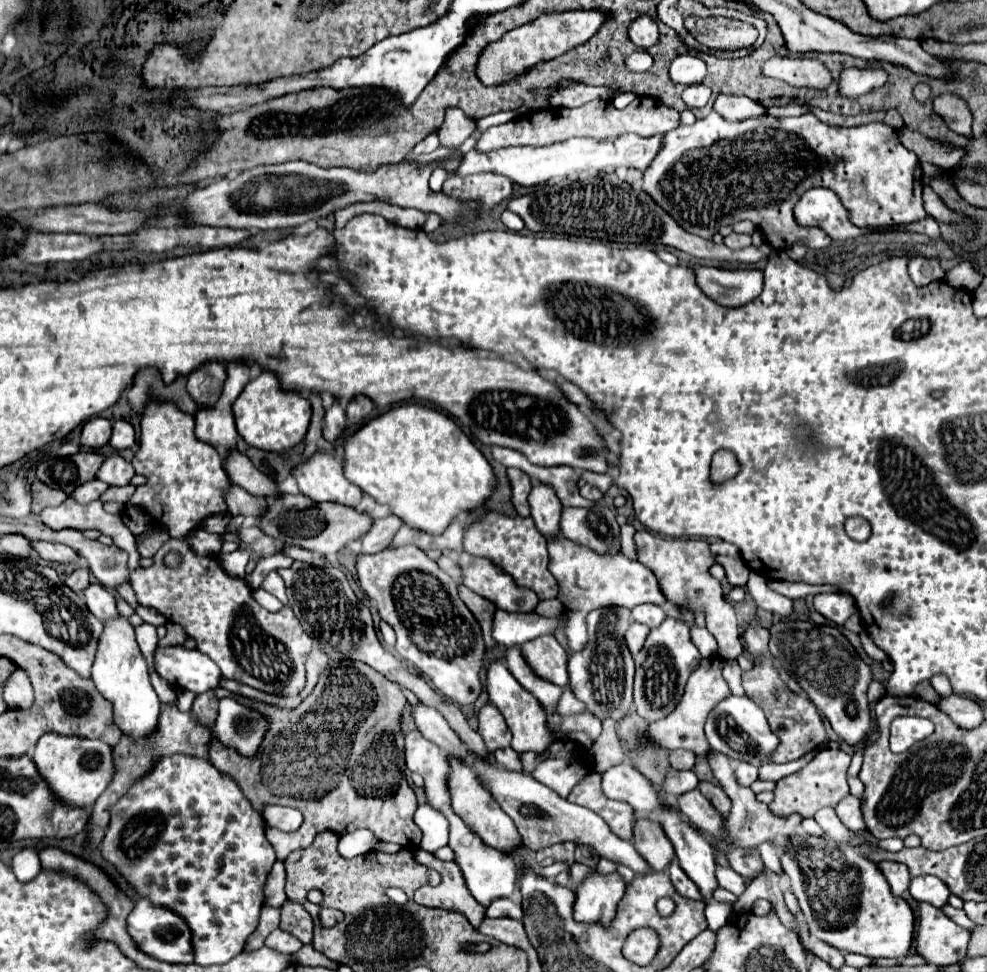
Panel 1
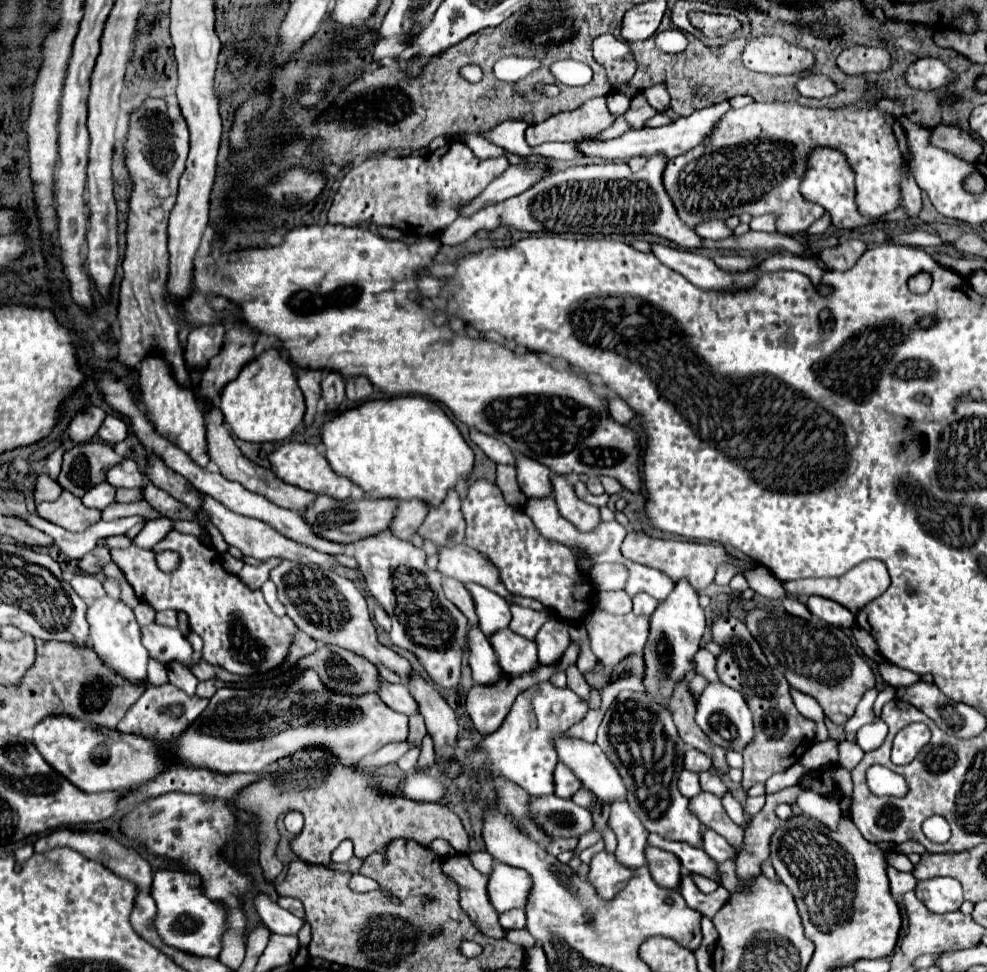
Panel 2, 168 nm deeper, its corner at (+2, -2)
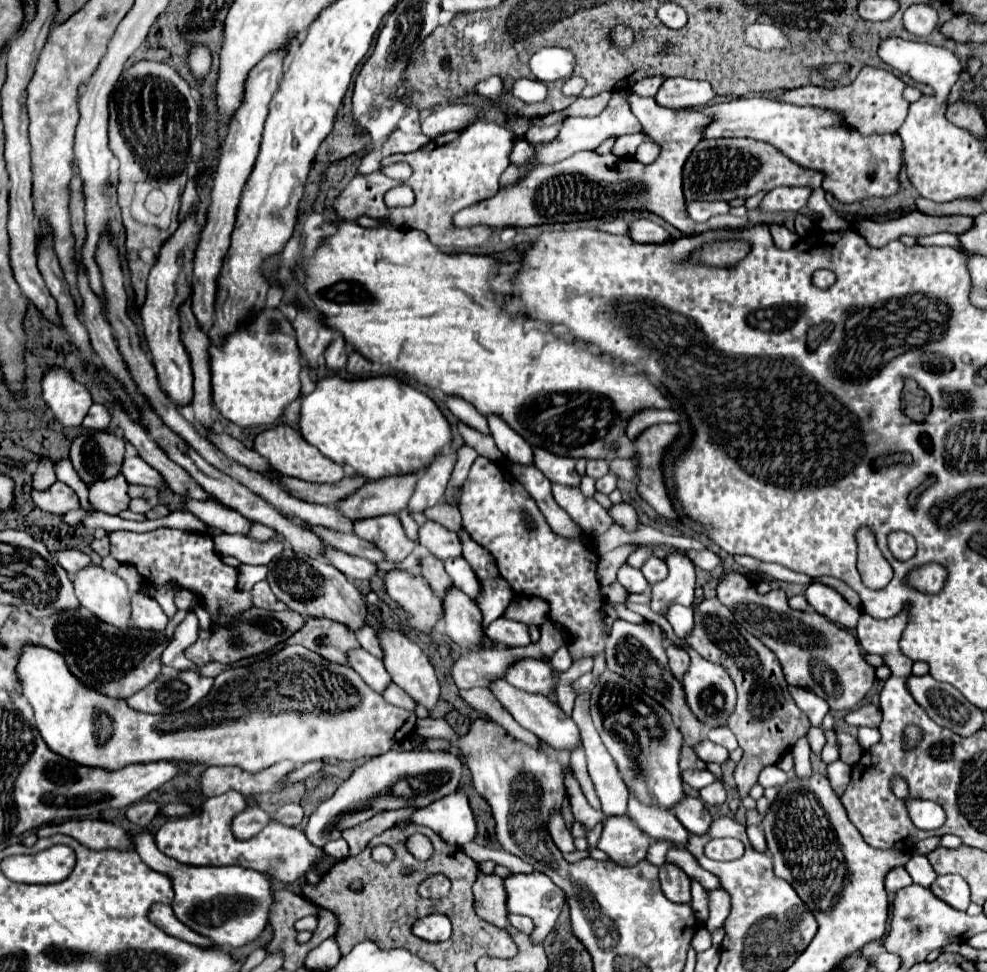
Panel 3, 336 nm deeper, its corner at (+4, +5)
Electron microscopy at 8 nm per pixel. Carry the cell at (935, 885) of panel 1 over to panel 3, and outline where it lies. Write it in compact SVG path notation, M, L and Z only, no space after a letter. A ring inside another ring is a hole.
M943 875L937 877L935 883L931 885L931 891L945 903L949 903L955 909L965 911L971 903L969 897L969 885L967 881L963 881L963 877L959 875Z

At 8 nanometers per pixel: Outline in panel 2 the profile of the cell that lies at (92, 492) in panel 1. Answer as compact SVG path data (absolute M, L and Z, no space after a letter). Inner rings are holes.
M101 482L97 486L93 486L89 492L85 492L85 496L81 498L89 508L97 508L103 510L105 506L109 506L115 500L115 488L107 482Z

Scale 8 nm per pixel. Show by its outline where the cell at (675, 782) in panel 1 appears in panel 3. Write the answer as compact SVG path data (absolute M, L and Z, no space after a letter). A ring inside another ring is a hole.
M703 769L703 771L683 771L681 777L693 789L703 789L703 787L707 787L707 785L711 785L711 783L717 781L717 777L711 771L707 771L707 769Z

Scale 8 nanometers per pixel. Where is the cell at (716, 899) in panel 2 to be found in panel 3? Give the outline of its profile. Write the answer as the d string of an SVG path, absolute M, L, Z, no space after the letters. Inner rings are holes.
M721 889L721 891L711 891L711 903L709 903L709 909L711 909L711 915L709 915L709 921L705 923L705 929L709 933L713 933L715 929L723 929L723 921L727 919L729 911L731 911L731 901L729 901L729 895Z

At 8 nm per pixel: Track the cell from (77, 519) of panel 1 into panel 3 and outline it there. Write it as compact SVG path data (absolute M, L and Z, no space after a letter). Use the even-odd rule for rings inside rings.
M55 481L45 491L33 489L31 497L33 497L33 503L47 513L61 513L63 515L67 511L79 509L79 499L77 499L75 491L61 481Z

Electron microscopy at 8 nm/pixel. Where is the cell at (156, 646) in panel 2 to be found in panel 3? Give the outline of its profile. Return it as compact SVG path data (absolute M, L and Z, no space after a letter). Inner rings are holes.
M133 593L133 597L131 597L131 621L133 621L133 625L137 625L141 629L163 631L167 627L169 619L153 597L149 597L145 593Z

